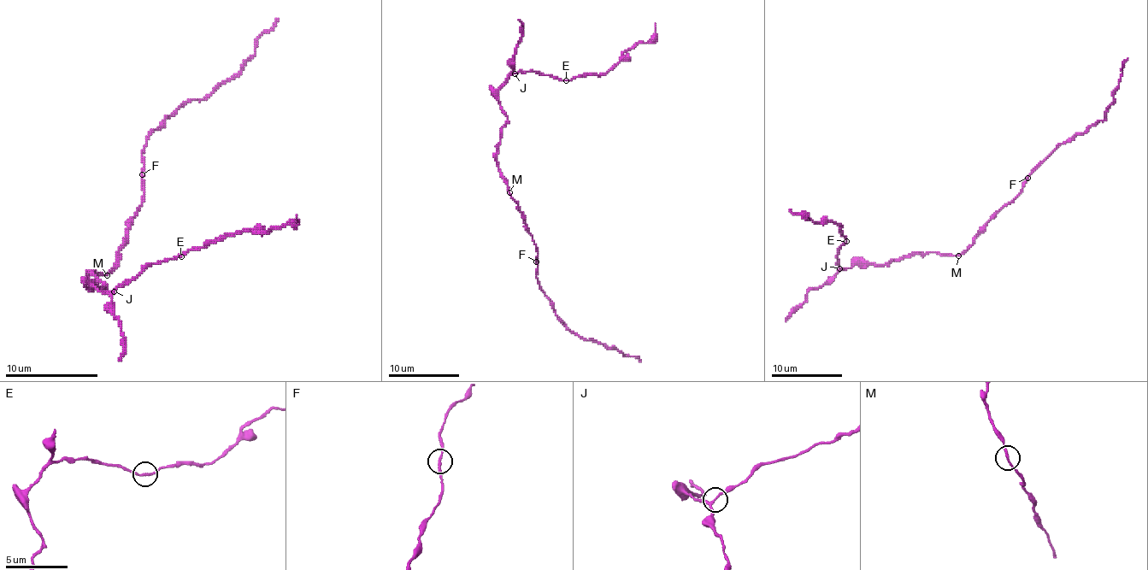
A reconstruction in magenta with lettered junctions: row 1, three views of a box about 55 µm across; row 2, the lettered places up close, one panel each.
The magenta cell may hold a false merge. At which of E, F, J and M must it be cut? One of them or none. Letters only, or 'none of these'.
none of these

